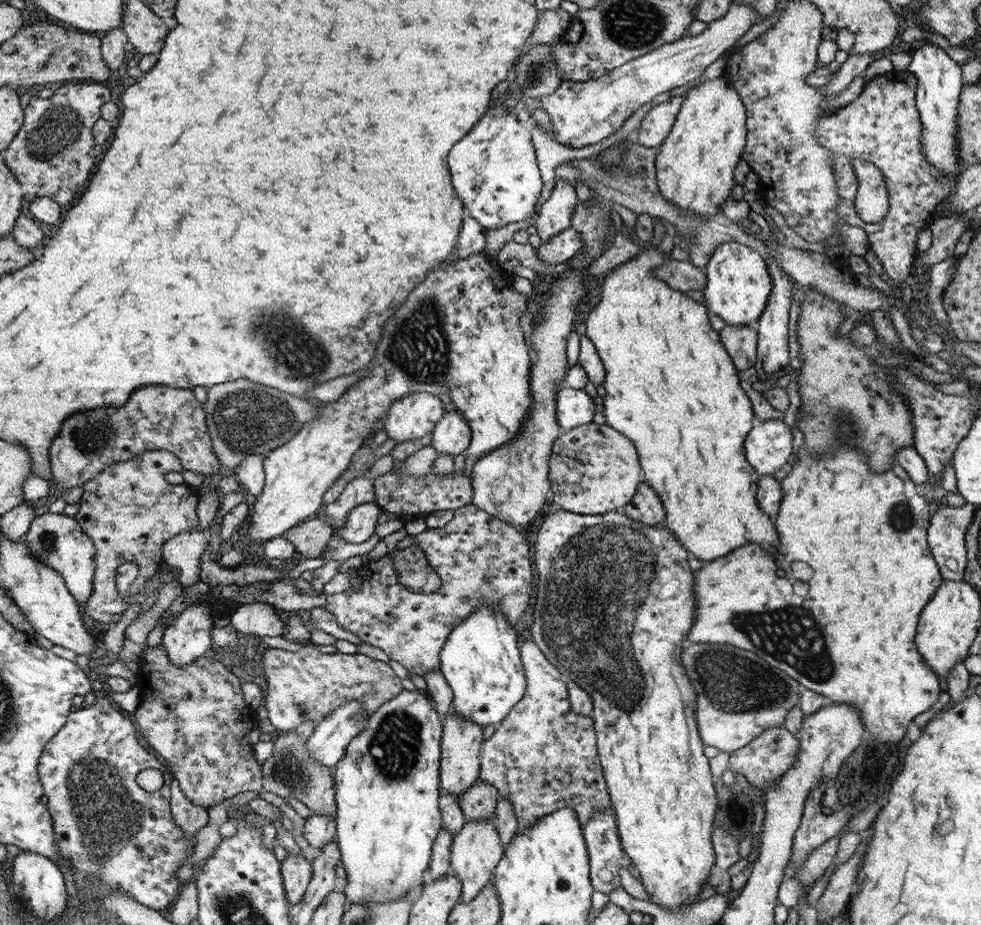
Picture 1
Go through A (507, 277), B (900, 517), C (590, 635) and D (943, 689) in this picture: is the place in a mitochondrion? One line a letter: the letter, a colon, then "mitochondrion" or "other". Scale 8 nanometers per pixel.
A: other
B: mitochondrion
C: mitochondrion
D: other

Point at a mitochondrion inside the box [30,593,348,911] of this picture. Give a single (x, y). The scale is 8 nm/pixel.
(108, 818)

